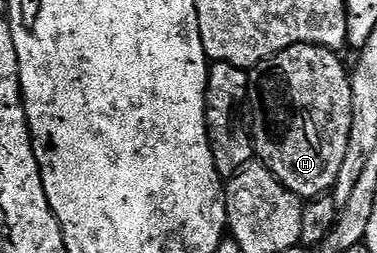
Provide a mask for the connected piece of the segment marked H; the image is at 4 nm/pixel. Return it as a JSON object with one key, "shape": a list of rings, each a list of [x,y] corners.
{"shape":[[[298,43],[281,53],[277,53],[273,58],[259,63],[256,67],[250,68],[247,76],[247,102],[249,104],[249,130],[255,145],[255,154],[258,162],[268,167],[273,174],[280,179],[289,189],[304,201],[314,201],[328,193],[334,192],[337,173],[341,173],[341,164],[345,161],[345,153],[349,149],[349,133],[353,129],[353,89],[351,88],[351,76],[349,67],[339,60],[340,56],[336,52],[330,51],[328,47],[318,47],[317,45],[305,45]]]}

